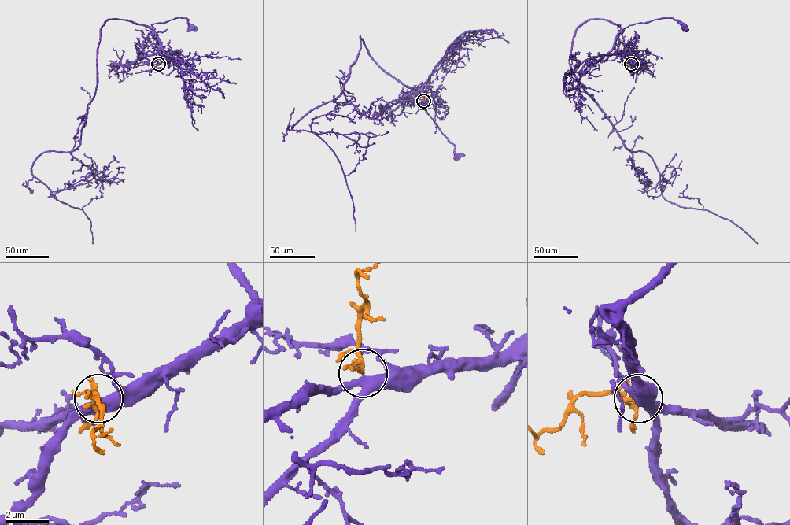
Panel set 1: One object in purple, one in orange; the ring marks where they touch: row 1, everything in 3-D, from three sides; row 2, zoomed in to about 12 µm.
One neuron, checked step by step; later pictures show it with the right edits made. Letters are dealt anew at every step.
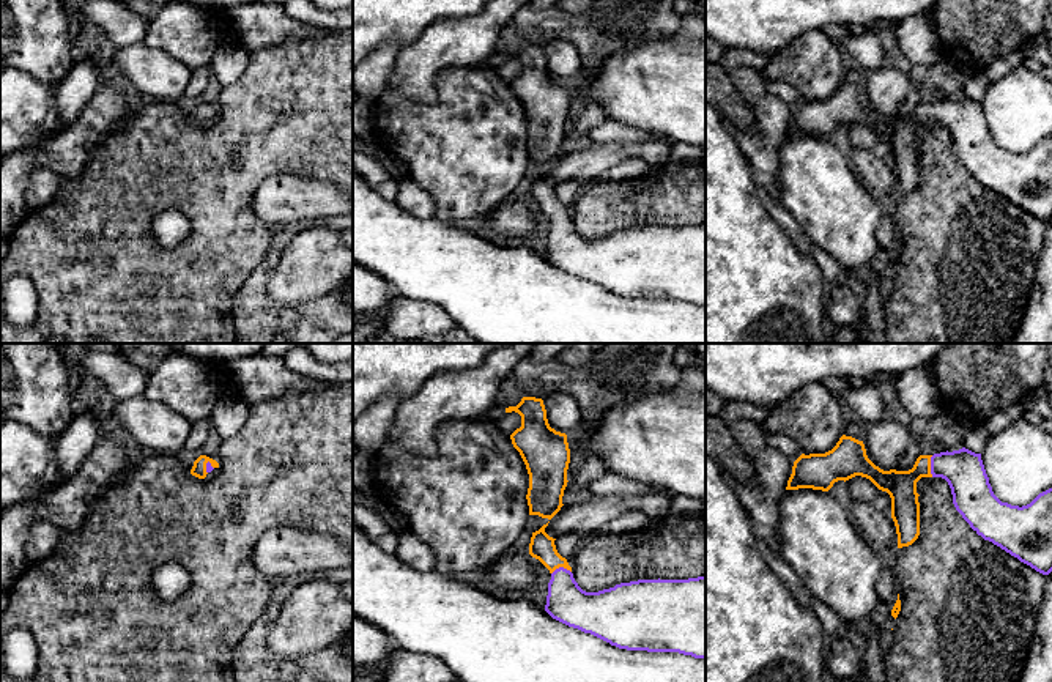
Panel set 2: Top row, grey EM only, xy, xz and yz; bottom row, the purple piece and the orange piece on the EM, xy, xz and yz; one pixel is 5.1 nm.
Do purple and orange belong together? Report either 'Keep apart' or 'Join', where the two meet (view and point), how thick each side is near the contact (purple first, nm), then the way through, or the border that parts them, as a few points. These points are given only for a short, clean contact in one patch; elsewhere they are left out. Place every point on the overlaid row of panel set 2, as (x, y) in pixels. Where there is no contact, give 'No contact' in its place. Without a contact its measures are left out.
Join. Touches purple at yz (931, 467). Thickness 200 nm (purple) against 160 nm. Path across: yz (964, 471), (955, 467), (931, 467), (923, 467), (901, 485)

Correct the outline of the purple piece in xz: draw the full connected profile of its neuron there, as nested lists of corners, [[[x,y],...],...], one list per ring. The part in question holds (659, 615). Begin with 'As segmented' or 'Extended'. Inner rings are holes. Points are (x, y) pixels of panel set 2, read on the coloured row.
Extended. [[[543,524],[532,532],[529,554],[551,573],[545,611],[556,621],[627,650],[679,652],[706,660],[706,576],[638,580],[598,592],[583,591]]]

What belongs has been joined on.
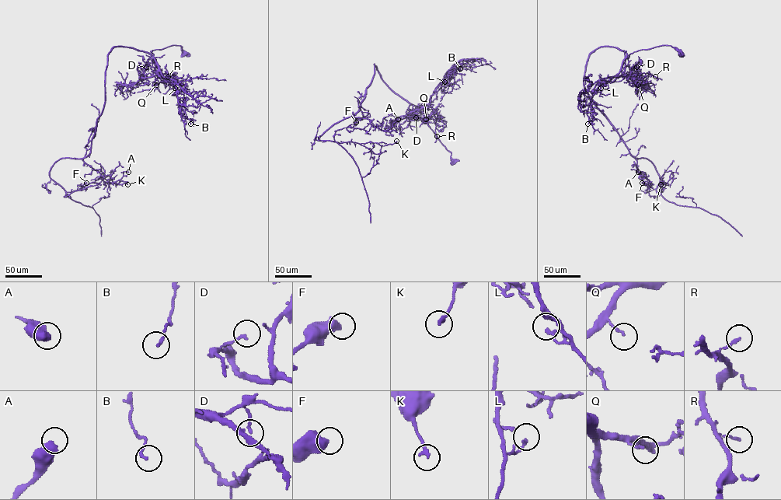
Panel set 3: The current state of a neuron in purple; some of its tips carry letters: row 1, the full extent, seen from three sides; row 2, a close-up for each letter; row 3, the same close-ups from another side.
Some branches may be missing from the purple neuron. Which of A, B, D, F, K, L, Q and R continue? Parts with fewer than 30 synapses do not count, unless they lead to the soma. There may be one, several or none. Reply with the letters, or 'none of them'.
none of them

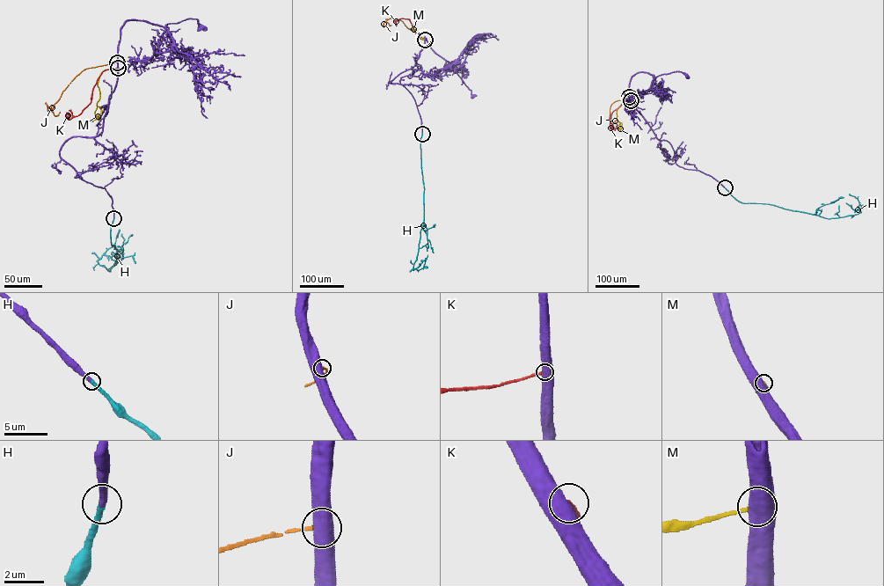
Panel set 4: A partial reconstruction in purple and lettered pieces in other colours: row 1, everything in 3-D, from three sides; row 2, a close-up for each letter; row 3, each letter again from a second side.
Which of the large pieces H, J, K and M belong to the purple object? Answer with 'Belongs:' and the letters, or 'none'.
Belongs: H

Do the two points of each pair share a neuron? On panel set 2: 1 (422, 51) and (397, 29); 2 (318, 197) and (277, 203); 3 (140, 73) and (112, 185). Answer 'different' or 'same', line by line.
1: different
2: same
3: different

